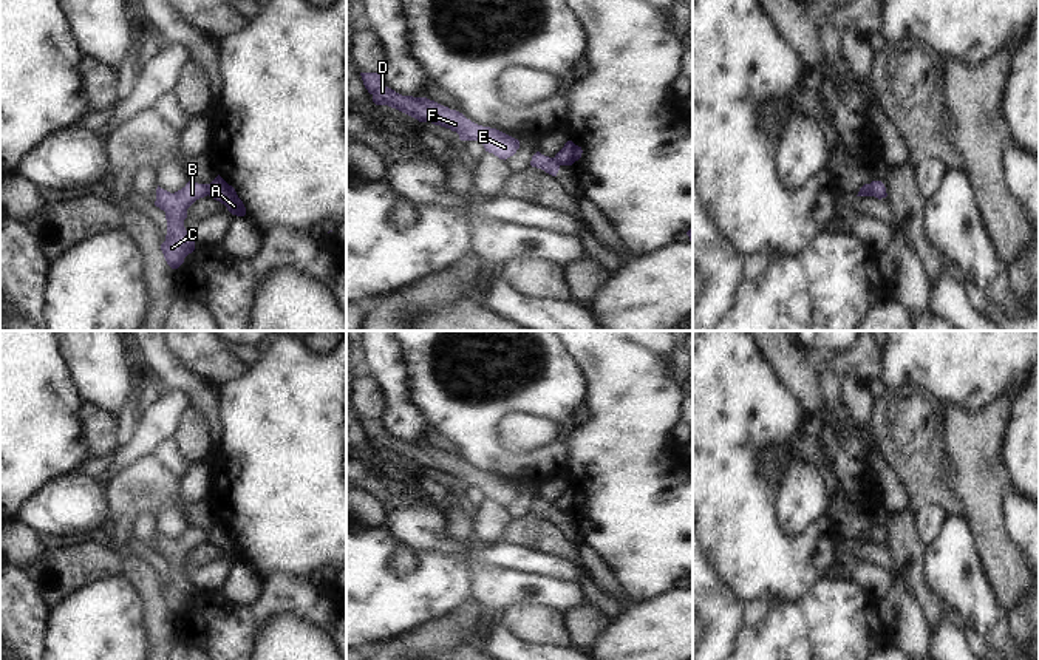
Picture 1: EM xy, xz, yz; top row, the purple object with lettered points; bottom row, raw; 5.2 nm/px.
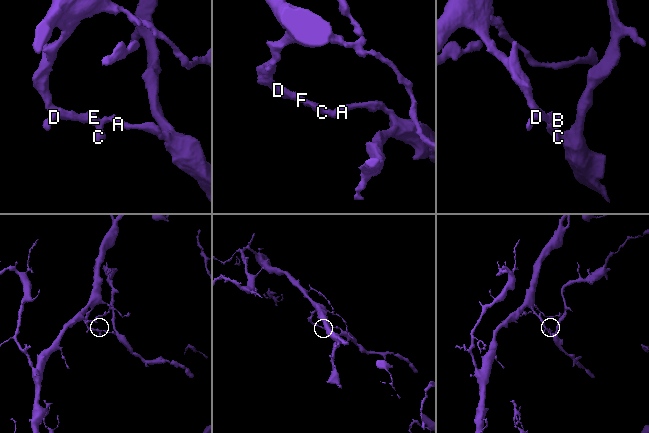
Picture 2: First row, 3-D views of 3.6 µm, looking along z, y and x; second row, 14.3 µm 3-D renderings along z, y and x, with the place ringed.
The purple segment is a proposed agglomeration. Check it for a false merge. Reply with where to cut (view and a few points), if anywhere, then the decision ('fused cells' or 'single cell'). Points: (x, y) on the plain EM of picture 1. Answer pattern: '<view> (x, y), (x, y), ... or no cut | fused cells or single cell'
xy (209, 530), (206, 540) | fused cells

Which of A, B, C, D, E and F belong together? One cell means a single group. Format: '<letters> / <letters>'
A / B C D E F

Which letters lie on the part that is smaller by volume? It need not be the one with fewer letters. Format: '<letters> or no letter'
A

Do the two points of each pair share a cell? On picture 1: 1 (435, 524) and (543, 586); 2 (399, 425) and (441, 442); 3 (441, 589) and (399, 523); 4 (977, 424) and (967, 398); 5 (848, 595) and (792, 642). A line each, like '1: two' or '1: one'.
1: one
2: two
3: two
4: two
5: one

